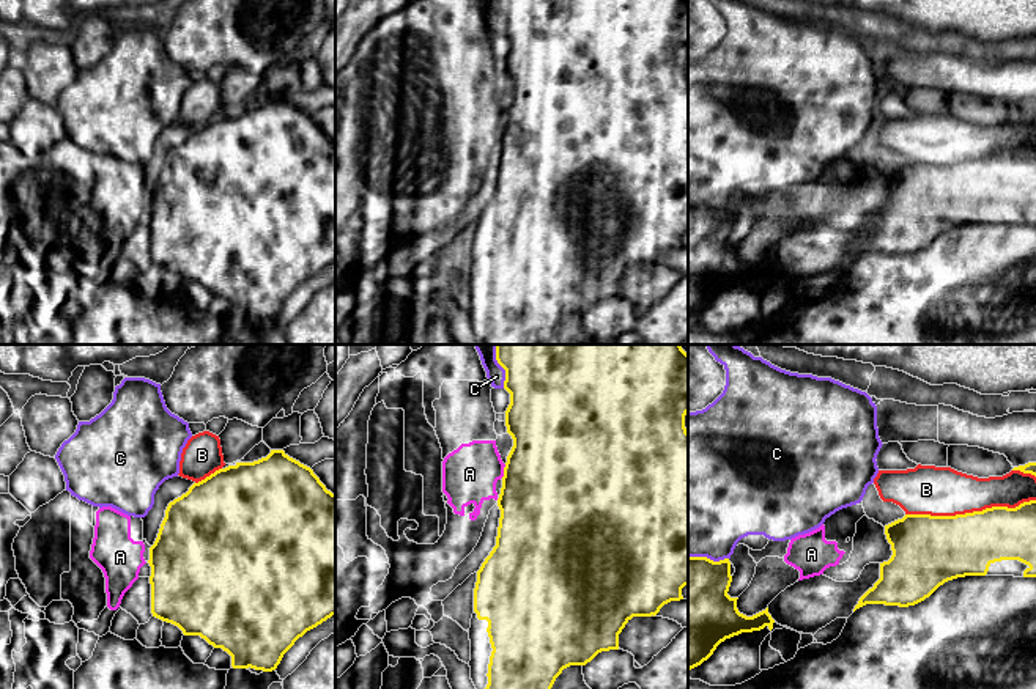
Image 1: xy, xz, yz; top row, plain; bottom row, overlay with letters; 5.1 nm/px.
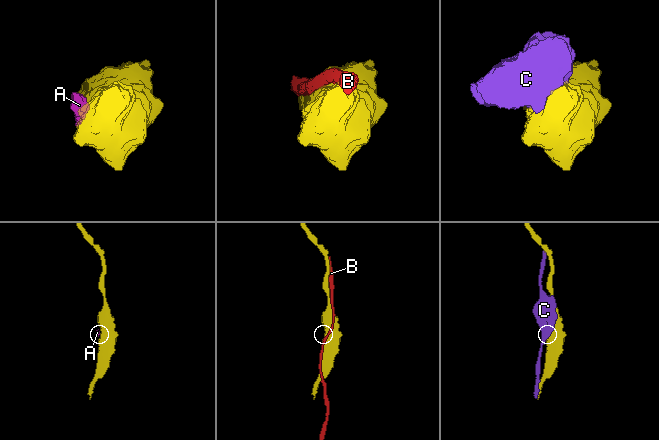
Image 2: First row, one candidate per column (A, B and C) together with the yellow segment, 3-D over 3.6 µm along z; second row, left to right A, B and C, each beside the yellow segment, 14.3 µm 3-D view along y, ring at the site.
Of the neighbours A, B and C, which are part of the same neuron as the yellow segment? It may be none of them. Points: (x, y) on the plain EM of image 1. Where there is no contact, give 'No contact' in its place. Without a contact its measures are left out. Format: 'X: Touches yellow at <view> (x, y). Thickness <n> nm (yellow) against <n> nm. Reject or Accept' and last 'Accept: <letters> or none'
A: Touches yellow at xz (504, 118). Thickness 500 nm (yellow) against 280 nm. Reject
B: Touches yellow at yz (970, 161). Thickness 340 nm (yellow) against 260 nm. Reject
C: Touches yellow at xz (504, 16). Thickness 380 nm (yellow) against 100 nm. Reject
Accept: none

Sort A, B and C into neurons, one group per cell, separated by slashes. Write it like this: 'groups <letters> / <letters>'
groups A / B / C

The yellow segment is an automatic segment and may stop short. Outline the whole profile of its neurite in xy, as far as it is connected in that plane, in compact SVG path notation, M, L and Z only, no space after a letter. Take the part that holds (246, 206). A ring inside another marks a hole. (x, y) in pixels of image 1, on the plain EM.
M271 98L266 105L253 110L219 116L168 151L157 186L150 195L148 211L153 264L178 274L184 283L200 283L214 296L222 296L231 304L233 316L272 319L299 285L335 263L335 142L326 137L310 115L290 105L283 98Z

